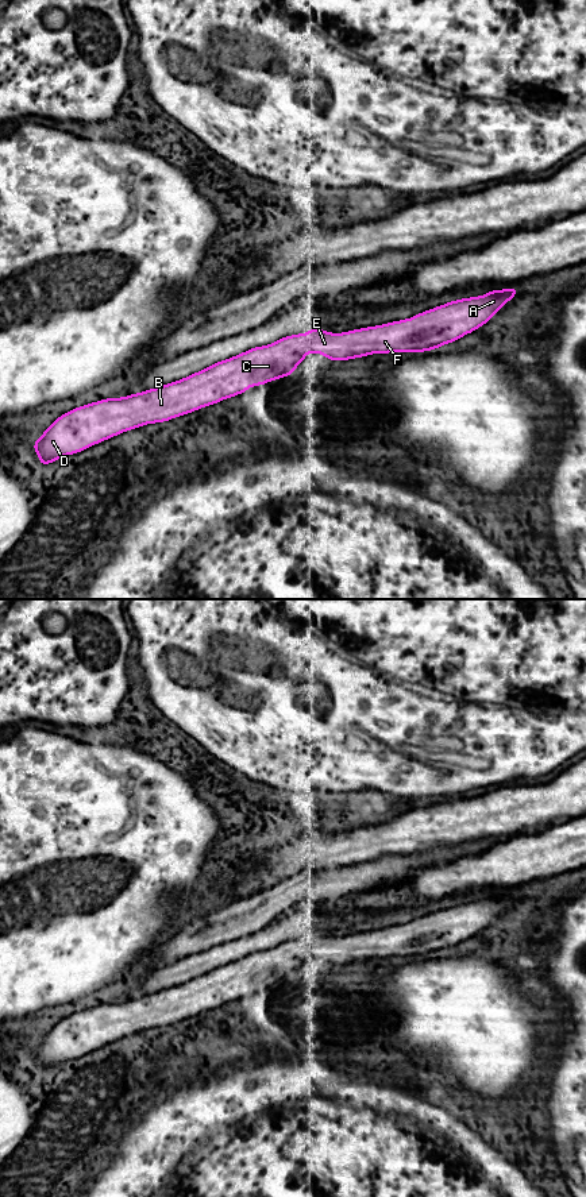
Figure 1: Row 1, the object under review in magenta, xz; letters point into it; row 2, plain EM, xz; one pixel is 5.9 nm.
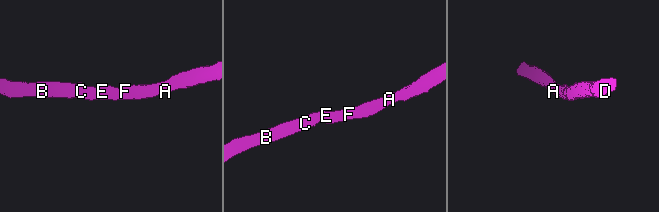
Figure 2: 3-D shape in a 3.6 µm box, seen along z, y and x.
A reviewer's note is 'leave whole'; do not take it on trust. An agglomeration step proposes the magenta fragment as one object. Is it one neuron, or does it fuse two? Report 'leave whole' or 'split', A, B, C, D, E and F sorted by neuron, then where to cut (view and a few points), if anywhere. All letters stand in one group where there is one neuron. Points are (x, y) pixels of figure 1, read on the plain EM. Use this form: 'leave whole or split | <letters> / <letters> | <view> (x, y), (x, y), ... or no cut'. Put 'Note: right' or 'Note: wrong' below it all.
leave whole | A B C D E F | no cut
Note: right

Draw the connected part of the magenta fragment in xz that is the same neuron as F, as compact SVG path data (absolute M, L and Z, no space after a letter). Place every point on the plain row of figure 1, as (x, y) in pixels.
M516 891L490 895L485 900L450 906L406 924L343 938L311 932L307 939L297 938L269 950L252 951L173 988L74 1012L55 1023L32 1051L41 1070L49 1070L122 1036L165 1027L232 1003L251 991L293 980L309 955L344 966L371 958L436 954L486 928L516 899Z

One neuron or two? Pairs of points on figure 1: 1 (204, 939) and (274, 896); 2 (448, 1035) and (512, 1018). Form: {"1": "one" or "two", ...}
{"1": "one", "2": "one"}

